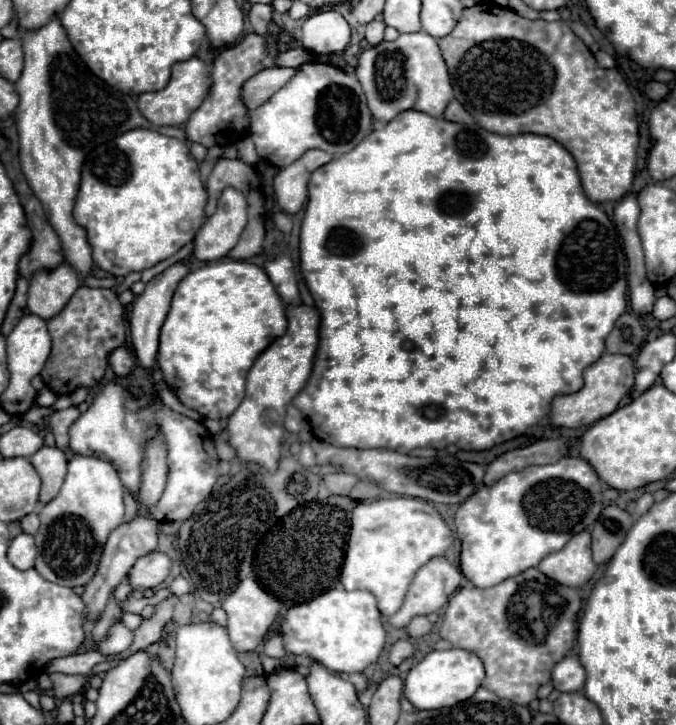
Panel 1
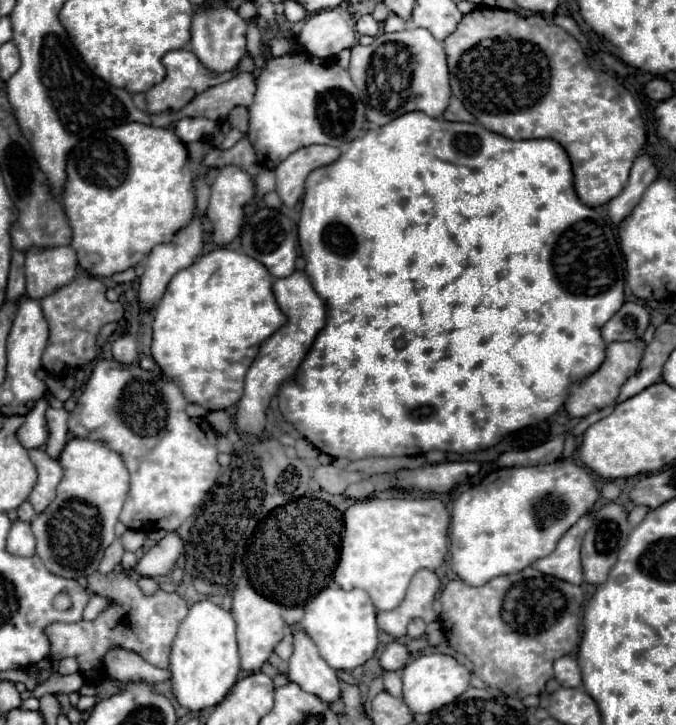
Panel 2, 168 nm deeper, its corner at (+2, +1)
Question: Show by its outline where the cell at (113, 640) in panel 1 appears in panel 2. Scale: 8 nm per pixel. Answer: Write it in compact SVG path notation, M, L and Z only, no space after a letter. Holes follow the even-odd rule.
M111 649L105 655L105 671L113 681L119 681L121 685L127 683L155 685L159 681L171 679L169 669L159 669L155 665L149 665L147 661L125 649Z

